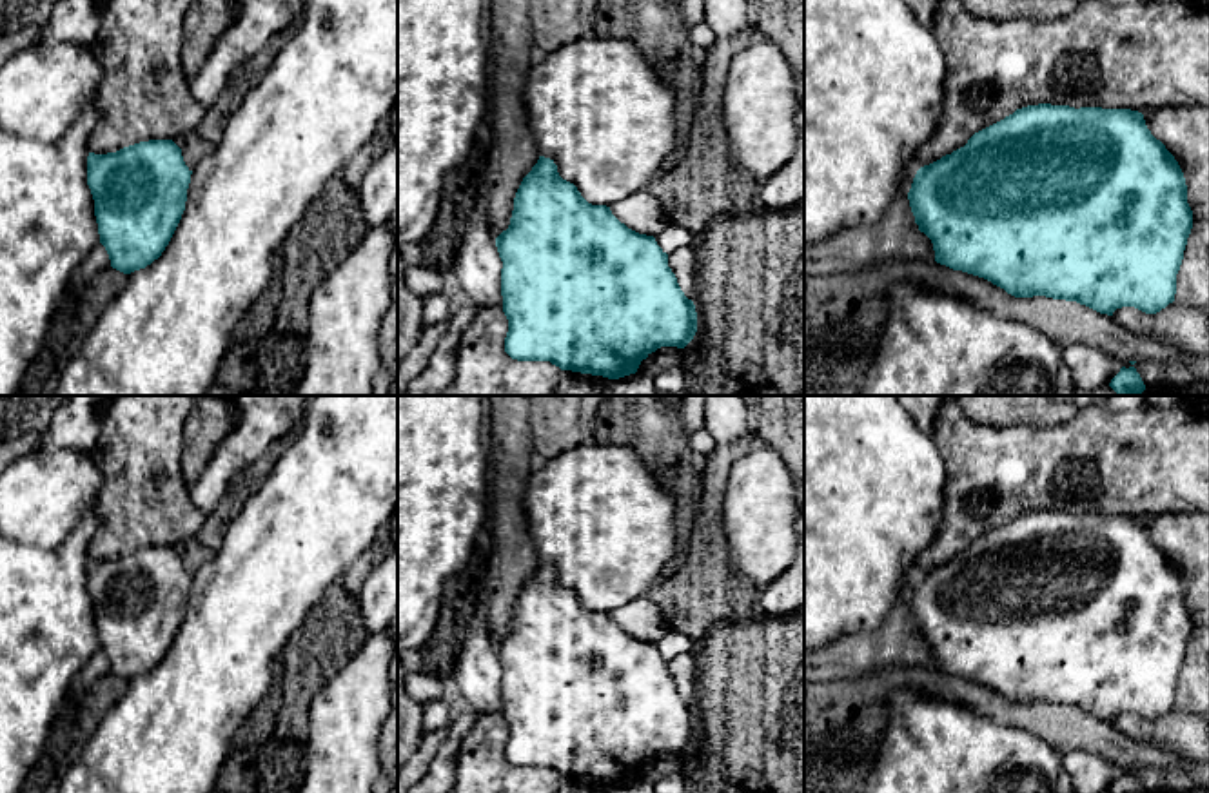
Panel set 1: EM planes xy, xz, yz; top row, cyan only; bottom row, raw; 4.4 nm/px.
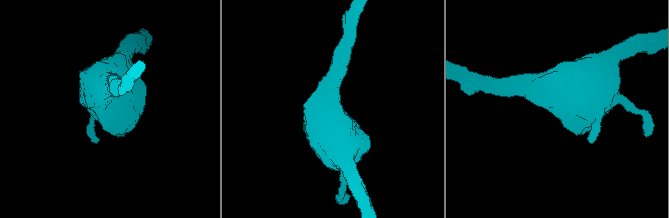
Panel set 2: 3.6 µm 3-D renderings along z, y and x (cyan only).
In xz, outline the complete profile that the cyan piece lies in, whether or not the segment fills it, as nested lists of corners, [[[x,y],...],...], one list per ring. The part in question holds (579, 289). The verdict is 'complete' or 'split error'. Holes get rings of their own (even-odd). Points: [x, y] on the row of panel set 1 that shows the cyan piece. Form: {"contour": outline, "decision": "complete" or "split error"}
{"contour": [[[539,156],[523,178],[510,225],[496,238],[503,261],[501,296],[508,319],[505,352],[517,361],[550,361],[561,370],[619,379],[635,374],[641,361],[661,347],[684,348],[697,332],[697,312],[668,267],[668,254],[654,236],[621,223],[606,205],[588,203],[563,180],[554,160]]], "decision": "complete"}

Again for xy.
{"contour": [[[172,140],[89,152],[87,185],[113,269],[131,274],[162,256],[185,210],[191,174]]], "decision": "complete"}

